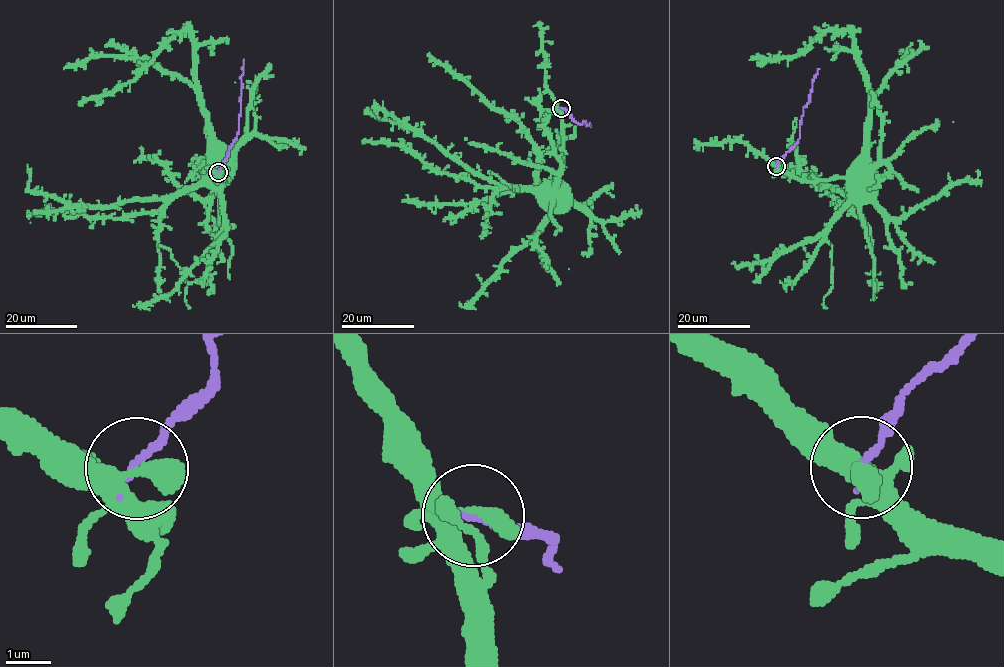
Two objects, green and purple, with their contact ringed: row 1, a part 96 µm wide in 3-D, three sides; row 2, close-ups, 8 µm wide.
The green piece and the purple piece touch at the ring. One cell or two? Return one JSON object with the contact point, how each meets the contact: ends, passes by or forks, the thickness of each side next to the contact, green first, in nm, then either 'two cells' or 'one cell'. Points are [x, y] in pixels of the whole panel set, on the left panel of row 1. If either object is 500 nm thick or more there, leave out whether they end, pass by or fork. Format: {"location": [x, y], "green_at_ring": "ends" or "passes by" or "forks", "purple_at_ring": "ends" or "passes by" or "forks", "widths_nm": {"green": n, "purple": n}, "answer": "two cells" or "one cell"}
{"location": [218, 172], "green_at_ring": "passes by", "purple_at_ring": "ends", "widths_nm": {"green": 360, "purple": 160}, "answer": "two cells"}

